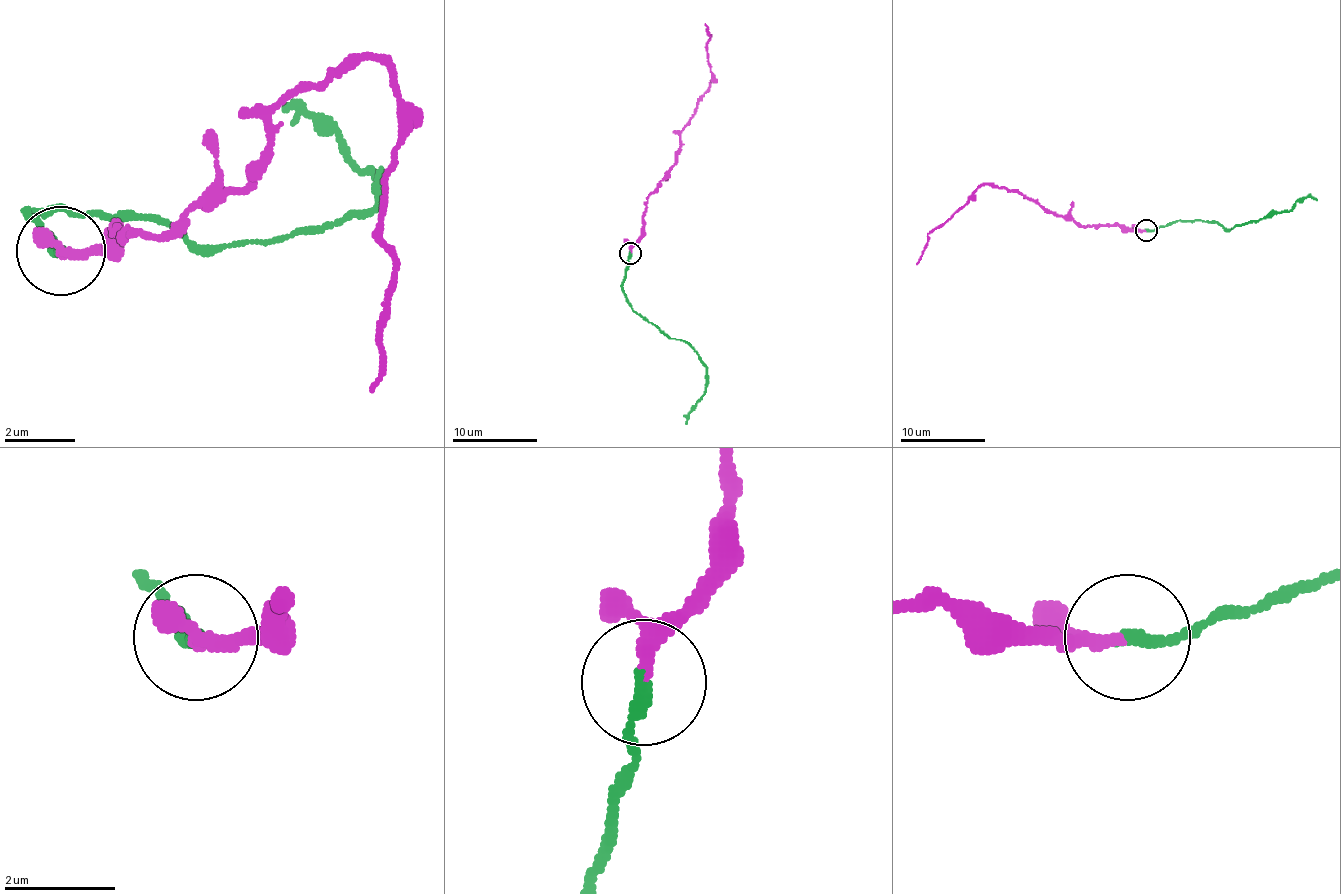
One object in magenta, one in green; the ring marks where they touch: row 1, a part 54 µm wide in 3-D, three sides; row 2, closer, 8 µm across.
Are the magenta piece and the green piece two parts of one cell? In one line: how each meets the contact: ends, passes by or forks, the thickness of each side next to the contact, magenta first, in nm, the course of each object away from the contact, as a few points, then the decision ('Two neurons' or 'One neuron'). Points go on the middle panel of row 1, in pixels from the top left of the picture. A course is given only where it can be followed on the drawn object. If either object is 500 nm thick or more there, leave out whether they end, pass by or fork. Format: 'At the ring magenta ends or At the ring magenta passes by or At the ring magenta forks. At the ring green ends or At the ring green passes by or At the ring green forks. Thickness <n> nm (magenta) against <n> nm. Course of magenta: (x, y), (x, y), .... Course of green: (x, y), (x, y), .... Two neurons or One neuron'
At the ring magenta passes by. At the ring green ends. Thickness 180 nm (magenta) against 240 nm. Course of magenta: (630, 253), (655, 187), (674, 164), (679, 132), (711, 83), (706, 49), (711, 34), (704, 23). Course of green: (630, 253), (623, 283), (625, 300), (634, 311), (666, 334), (681, 339), (706, 369), (704, 394), (685, 424). One neuron

